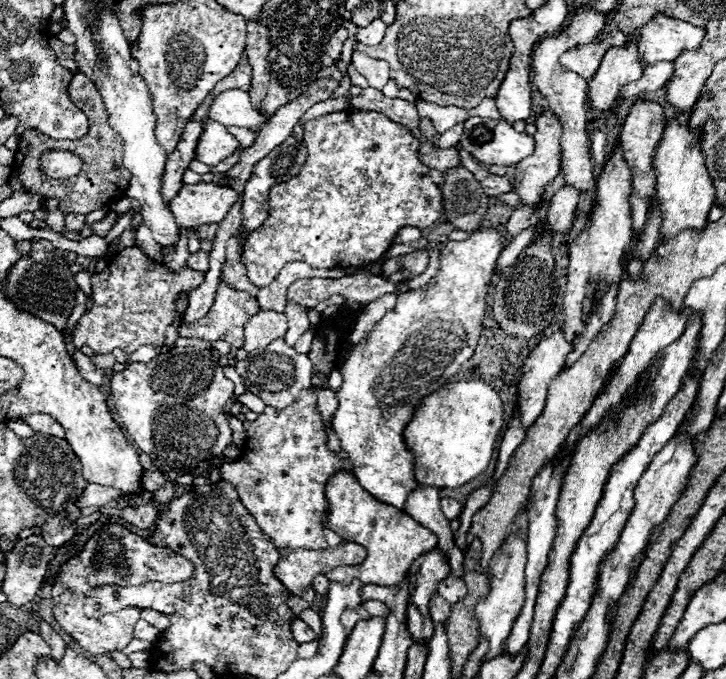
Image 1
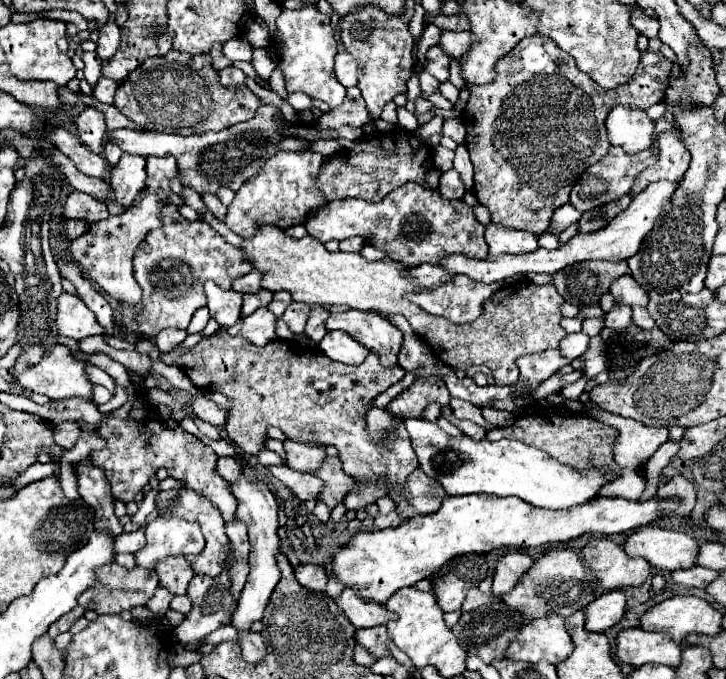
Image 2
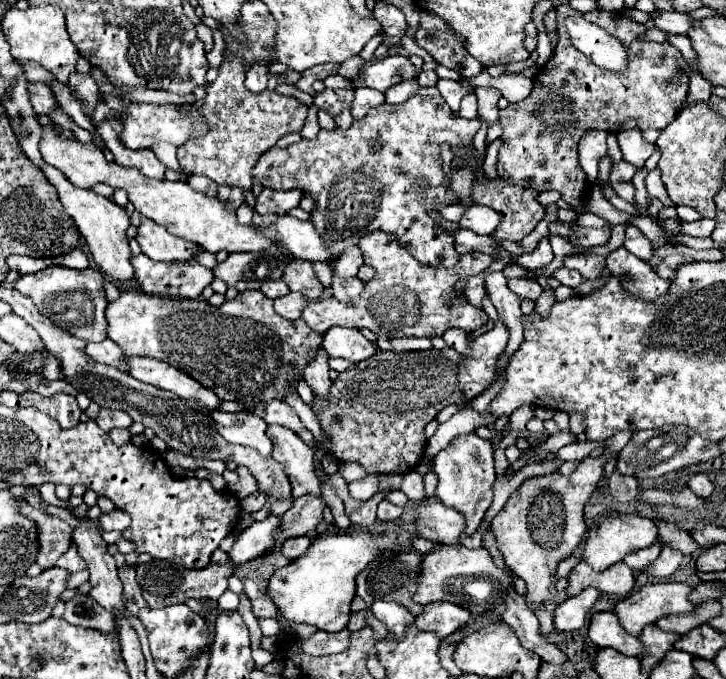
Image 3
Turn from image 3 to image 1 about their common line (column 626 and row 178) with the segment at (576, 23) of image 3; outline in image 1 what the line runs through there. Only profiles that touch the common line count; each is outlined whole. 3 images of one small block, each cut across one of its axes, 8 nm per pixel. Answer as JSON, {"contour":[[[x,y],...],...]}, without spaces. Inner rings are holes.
{"contour":[[[44,152],[42,154],[42,172],[54,180],[72,178],[80,172],[82,160],[72,152]]]}

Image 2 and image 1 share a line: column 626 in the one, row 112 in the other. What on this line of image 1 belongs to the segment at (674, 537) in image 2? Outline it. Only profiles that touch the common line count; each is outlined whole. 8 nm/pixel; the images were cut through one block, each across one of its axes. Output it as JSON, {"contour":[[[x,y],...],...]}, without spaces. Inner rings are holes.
{"contour":[[[544,108],[538,118],[536,118],[536,132],[534,132],[534,152],[532,156],[524,158],[516,170],[514,170],[514,192],[520,196],[520,202],[524,206],[534,206],[538,200],[540,200],[540,194],[544,190],[544,186],[548,182],[552,182],[556,178],[556,174],[560,172],[560,158],[562,158],[562,146],[560,142],[556,142],[556,138],[560,140],[562,136],[562,124],[560,120],[556,118],[556,114],[550,110],[550,108]]]}

